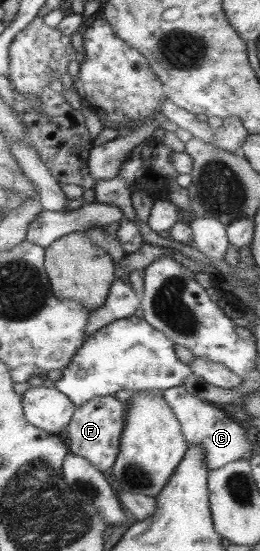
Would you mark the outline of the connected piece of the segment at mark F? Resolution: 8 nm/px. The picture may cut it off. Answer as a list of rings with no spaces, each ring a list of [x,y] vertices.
[[[114,396],[92,397],[89,401],[75,407],[70,421],[62,432],[67,439],[69,453],[83,457],[96,470],[107,474],[118,453],[118,441],[124,427],[124,409],[127,403]]]

